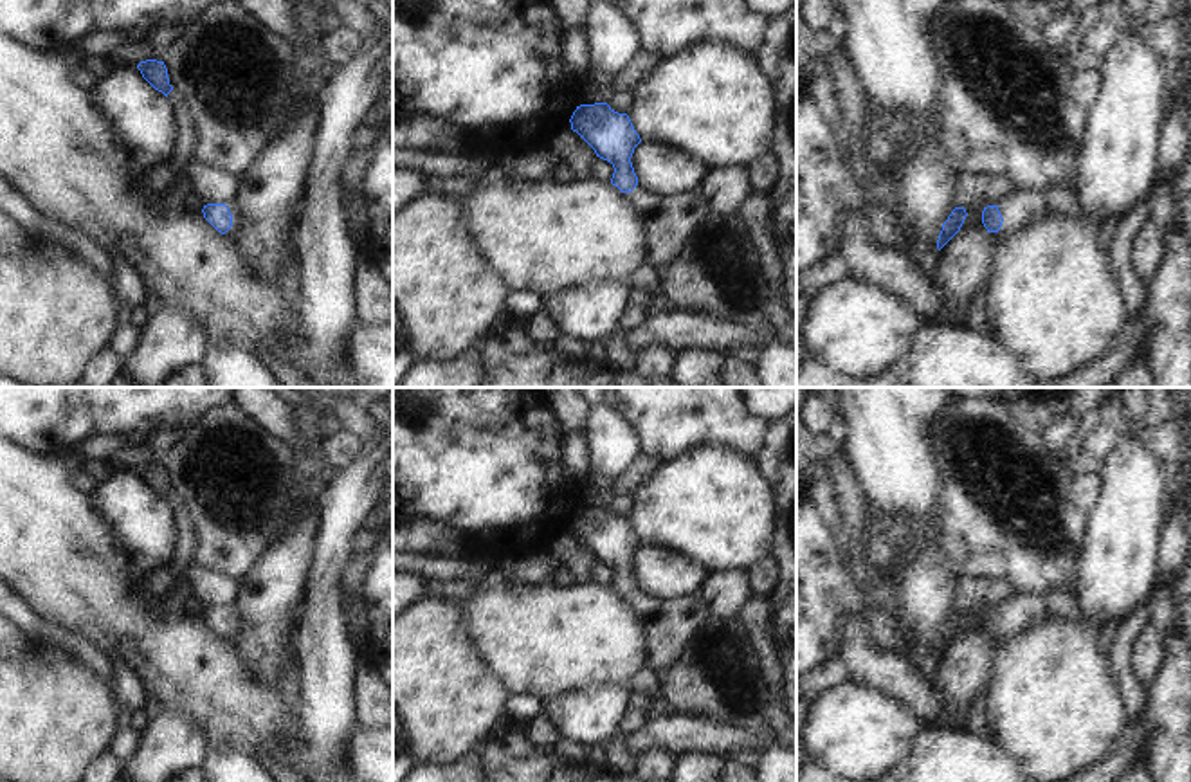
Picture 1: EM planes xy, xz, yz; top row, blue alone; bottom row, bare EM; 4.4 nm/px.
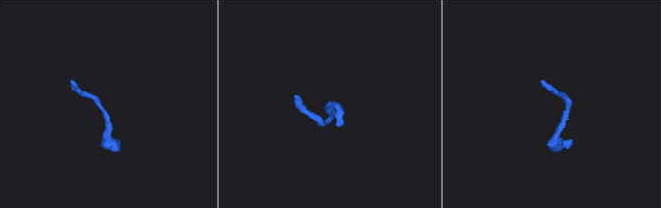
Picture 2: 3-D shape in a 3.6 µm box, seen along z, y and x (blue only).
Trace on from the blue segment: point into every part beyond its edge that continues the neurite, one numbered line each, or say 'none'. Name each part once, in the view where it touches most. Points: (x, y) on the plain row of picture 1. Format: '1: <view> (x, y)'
1: xy (236, 622).

